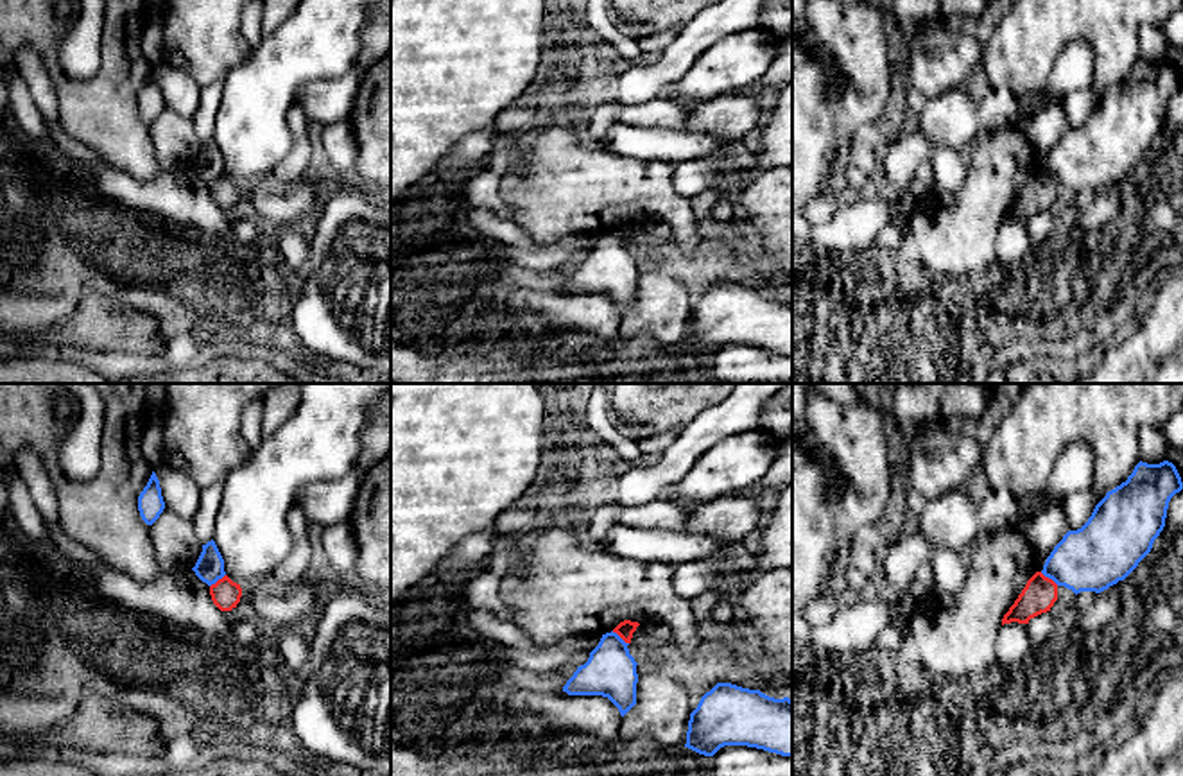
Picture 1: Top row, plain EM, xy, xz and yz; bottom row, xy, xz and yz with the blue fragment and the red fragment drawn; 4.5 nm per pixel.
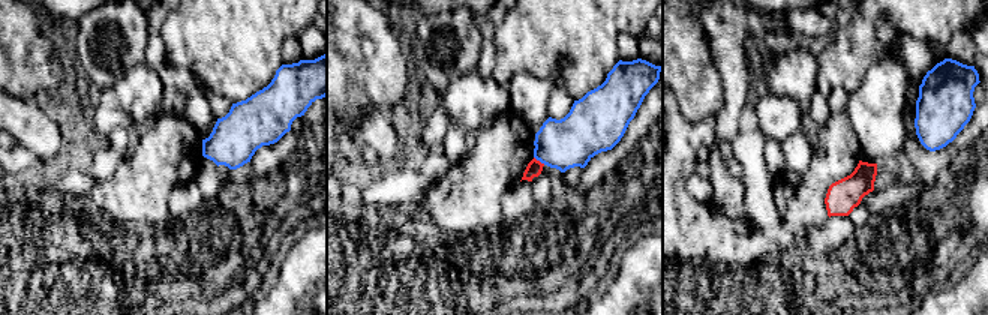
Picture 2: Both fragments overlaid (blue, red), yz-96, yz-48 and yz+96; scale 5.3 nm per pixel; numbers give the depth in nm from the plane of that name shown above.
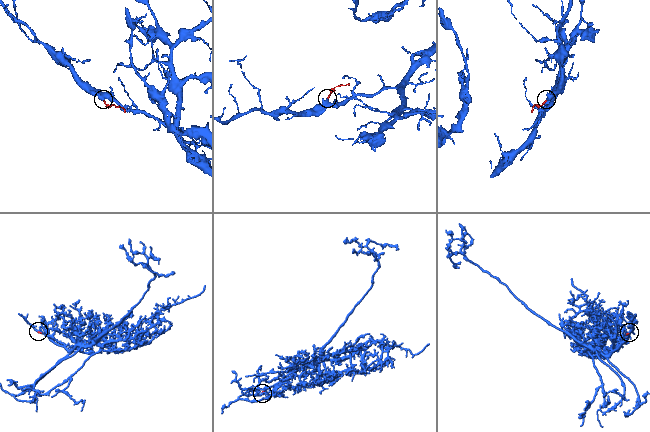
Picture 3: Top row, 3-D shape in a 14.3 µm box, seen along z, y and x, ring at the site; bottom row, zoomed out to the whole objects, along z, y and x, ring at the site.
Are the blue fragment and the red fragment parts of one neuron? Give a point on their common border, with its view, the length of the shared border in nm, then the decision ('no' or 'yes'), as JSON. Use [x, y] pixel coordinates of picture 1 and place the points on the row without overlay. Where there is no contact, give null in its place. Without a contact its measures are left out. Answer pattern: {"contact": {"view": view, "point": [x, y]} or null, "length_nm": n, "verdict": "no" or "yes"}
{"contact": {"view": "yz", "point": [1049, 176]}, "length_nm": 110, "verdict": "no"}

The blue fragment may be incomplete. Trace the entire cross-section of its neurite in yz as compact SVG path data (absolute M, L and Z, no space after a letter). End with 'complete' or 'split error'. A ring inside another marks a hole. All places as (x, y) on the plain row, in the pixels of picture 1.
M1140 59L1126 81L1106 91L1081 127L1063 134L1041 172L1075 194L1101 192L1124 179L1151 151L1165 125L1169 100L1181 88L1172 61Z; complete

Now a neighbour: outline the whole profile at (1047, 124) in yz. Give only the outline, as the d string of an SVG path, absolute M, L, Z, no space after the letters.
M1045 95L1043 104L1029 116L1018 116L1016 125L1025 134L1036 158L1036 170L1043 168L1043 163L1054 145L1070 129L1063 111L1063 99Z

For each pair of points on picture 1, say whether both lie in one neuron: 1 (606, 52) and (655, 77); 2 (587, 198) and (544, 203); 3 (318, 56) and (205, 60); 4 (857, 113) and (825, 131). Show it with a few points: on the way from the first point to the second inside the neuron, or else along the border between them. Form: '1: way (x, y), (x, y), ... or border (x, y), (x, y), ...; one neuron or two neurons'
1: border (624, 65), (617, 68); two neurons
2: way (576, 198), (569, 203), (554, 203); one neuron
3: border (253, 49), (224, 77); two neurons
4: way (850, 113), (832, 124); one neuron

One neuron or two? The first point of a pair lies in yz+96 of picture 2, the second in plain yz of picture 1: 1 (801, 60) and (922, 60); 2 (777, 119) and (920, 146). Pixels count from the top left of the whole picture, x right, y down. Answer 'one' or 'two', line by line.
1: one
2: two

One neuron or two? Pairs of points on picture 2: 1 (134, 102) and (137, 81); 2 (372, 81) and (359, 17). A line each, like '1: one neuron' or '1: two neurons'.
1: one neuron
2: one neuron

